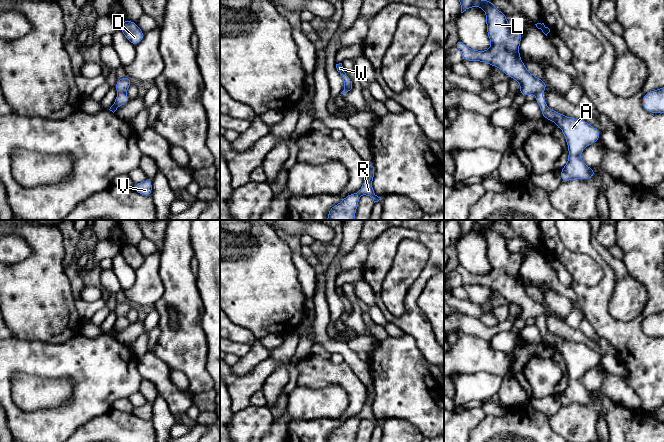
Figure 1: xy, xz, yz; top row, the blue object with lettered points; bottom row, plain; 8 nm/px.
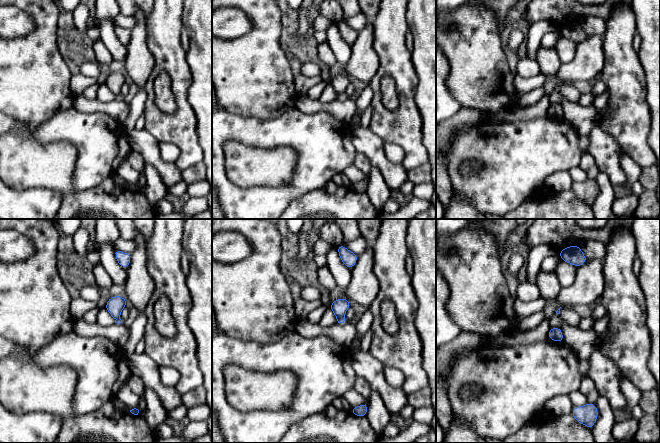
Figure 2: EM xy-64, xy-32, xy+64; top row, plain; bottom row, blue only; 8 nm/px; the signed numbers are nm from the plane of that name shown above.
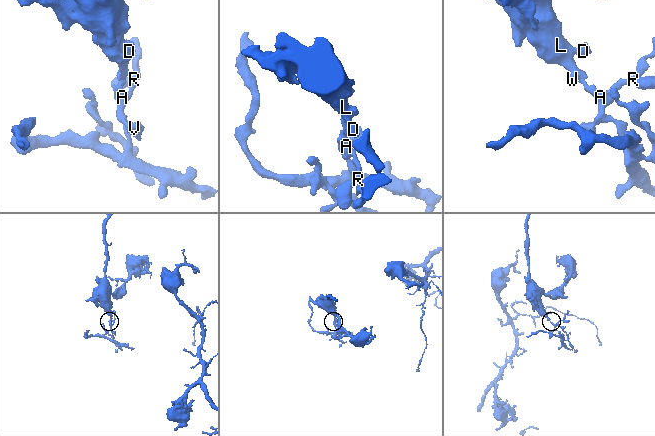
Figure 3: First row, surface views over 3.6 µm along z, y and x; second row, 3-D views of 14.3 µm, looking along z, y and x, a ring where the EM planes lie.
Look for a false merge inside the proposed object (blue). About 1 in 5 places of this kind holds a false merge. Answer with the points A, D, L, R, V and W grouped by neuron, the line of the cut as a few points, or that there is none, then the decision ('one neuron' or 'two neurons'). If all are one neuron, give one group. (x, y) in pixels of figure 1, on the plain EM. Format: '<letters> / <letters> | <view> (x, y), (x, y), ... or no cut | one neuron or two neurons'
A R V / D L W | xy (118, 316), (123, 317) | two neurons

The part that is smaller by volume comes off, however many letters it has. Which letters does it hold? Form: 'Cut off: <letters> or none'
Cut off: A, R, V

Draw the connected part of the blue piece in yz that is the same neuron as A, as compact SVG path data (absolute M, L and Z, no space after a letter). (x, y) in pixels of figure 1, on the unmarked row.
M538 317L535 325L540 330L542 341L554 346L563 356L568 369L568 386L560 395L562 406L573 403L587 404L597 399L580 382L582 375L600 364L600 355L583 343L567 341L549 333L542 317Z

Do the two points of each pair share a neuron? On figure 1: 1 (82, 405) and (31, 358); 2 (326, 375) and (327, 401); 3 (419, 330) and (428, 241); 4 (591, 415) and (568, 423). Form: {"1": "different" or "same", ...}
{"1": "same", "2": "different", "3": "same", "4": "same"}

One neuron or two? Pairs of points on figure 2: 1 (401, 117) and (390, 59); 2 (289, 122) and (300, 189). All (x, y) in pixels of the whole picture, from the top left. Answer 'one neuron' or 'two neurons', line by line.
1: one neuron
2: one neuron

